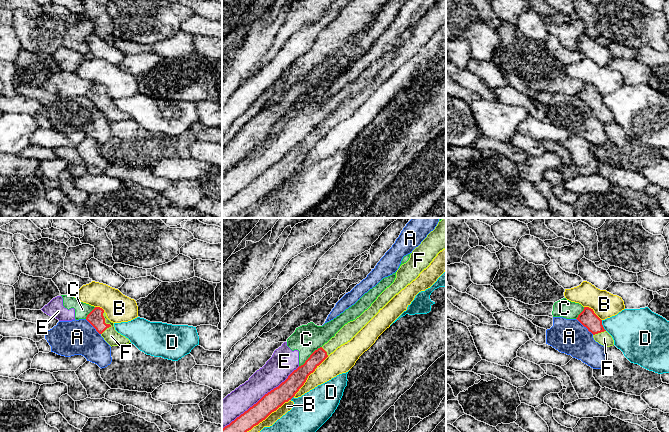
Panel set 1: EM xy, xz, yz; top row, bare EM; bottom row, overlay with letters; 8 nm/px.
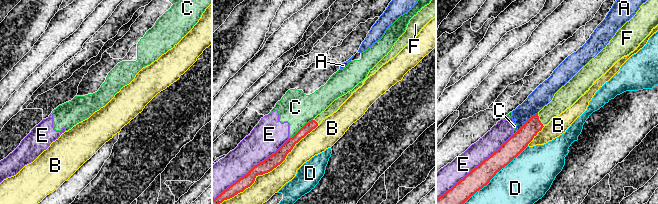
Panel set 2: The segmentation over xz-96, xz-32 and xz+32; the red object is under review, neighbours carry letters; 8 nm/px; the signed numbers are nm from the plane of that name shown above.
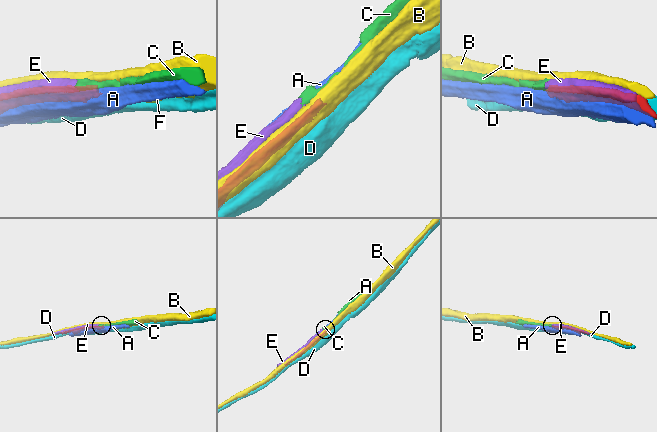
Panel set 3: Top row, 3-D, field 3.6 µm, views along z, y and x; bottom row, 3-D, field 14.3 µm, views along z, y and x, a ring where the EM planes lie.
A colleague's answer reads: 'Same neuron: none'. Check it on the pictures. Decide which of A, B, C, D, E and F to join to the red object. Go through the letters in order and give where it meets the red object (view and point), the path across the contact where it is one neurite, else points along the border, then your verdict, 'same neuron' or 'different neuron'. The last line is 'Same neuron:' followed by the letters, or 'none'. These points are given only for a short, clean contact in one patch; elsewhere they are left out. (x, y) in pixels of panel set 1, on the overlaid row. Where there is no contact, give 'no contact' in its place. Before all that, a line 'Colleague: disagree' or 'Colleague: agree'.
Colleague: disagree
A: yz (585, 326) | different neuron
B: xz (268, 415) | different neuron
C: xz (310, 356) | along xz (321, 346), (299, 366) | different neuron
D: yz (602, 325) | different neuron
E: xz (261, 398) | different neuron
F: xy (107, 324) | same neuron
Same neuron: F

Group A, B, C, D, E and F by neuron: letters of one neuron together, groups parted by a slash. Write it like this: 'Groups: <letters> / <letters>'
Groups: A / B / C E / D / F

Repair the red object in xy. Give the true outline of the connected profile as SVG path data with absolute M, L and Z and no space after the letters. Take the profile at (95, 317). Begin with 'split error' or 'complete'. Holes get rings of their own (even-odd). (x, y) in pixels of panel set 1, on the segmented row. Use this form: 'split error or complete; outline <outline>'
split error; outline M95 307L87 315L86 320L96 329L96 331L111 347L131 343L128 338L115 330L114 323L107 318L106 313L102 308Z

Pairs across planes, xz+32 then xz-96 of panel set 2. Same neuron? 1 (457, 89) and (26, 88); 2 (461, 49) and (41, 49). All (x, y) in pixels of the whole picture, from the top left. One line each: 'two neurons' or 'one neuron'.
1: two neurons
2: two neurons

